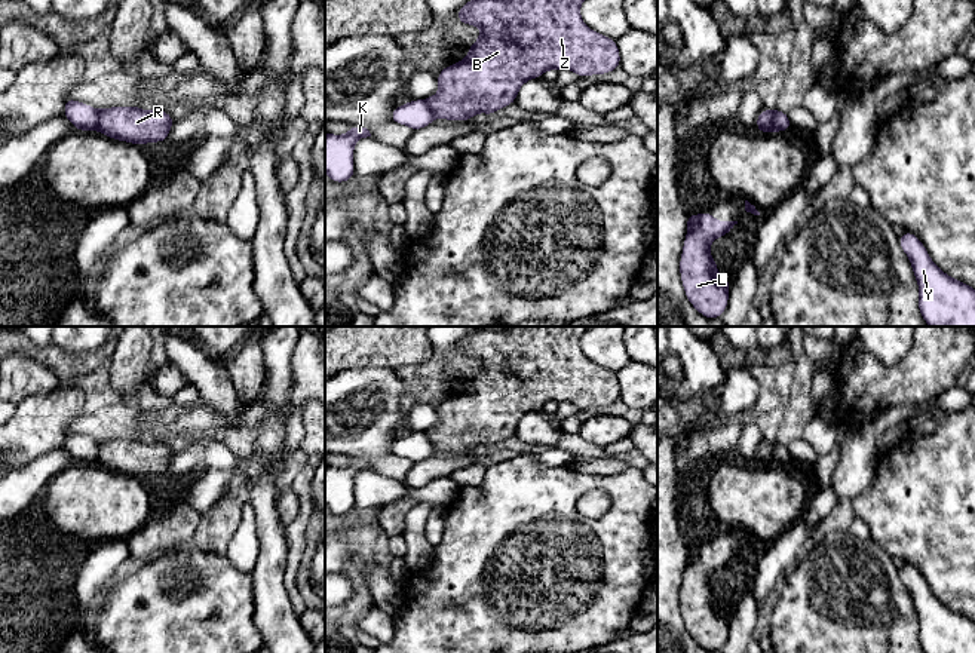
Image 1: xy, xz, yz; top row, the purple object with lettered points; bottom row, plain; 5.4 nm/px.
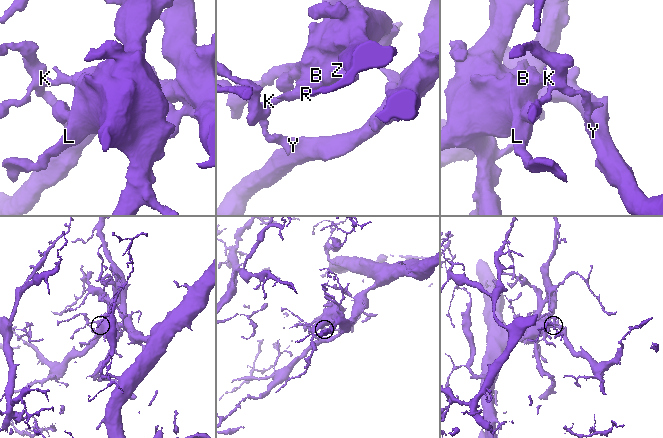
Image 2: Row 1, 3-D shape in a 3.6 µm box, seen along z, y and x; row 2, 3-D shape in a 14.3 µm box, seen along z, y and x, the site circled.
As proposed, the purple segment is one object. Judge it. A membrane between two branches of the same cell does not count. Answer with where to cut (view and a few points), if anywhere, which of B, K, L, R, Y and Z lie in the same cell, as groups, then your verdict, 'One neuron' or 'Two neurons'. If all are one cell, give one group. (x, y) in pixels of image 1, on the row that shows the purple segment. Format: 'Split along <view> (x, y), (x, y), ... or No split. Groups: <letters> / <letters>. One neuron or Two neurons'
Split along yz (772, 110), (772, 128), (775, 131). Groups: B L R Z / K Y. Two neurons

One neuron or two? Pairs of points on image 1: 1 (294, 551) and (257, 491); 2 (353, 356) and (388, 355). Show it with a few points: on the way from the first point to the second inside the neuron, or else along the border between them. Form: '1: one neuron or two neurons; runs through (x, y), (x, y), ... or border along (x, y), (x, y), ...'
1: two neurons; border along (287, 526), (287, 566), (284, 572)
2: one neuron; runs through (362, 355), (379, 355)

